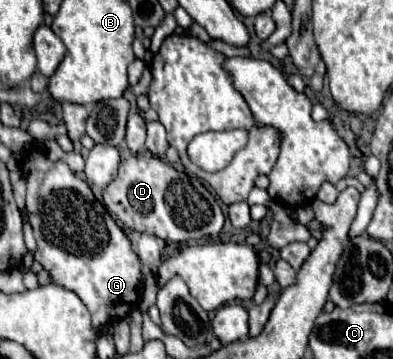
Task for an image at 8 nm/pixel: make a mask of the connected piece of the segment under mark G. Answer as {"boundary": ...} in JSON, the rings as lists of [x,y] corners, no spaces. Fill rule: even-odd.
{"boundary":[[[32,149],[26,153],[28,157],[22,159],[22,171],[26,175],[28,193],[26,193],[26,209],[30,215],[30,223],[34,229],[34,237],[38,243],[36,249],[36,261],[44,265],[46,271],[50,271],[50,277],[54,283],[74,291],[84,305],[92,313],[92,323],[100,331],[108,323],[126,317],[138,307],[138,283],[142,279],[140,273],[140,261],[136,253],[132,251],[132,245],[126,237],[126,233],[114,223],[114,219],[108,219],[106,209],[94,199],[90,187],[86,181],[76,177],[70,167],[64,161],[50,161],[46,155]]]}

